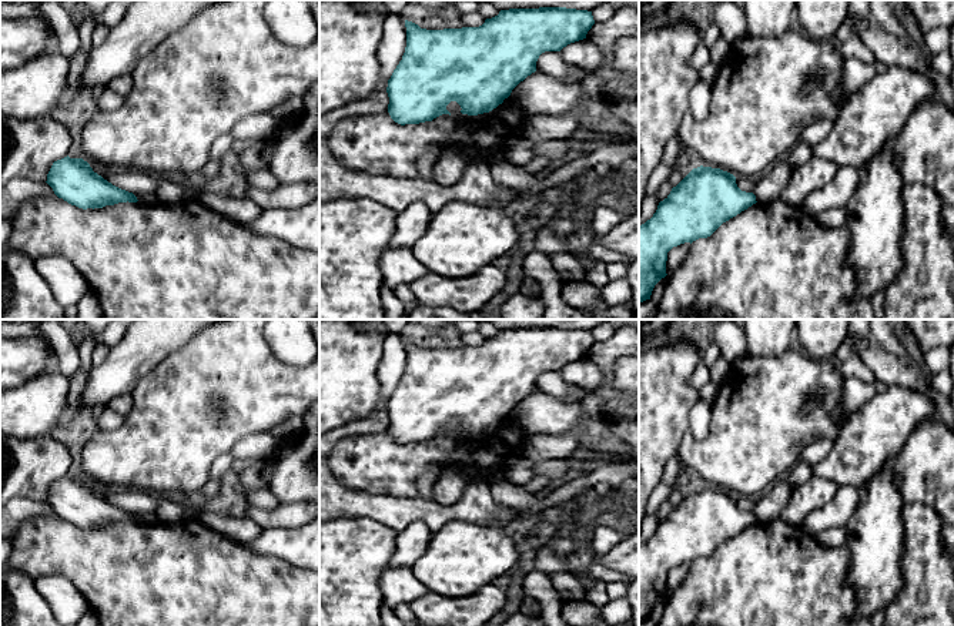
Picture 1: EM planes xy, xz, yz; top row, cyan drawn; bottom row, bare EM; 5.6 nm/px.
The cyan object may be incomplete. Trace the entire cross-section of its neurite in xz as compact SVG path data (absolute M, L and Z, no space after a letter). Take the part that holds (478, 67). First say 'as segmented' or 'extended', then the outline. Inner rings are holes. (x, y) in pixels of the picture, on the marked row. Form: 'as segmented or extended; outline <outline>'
as segmented; outline M566 7L501 10L479 27L462 29L426 30L405 20L406 47L388 80L388 113L401 125L451 116L446 110L451 101L461 106L462 114L489 113L536 71L542 53L560 51L568 44L586 39L593 24L592 11Z

